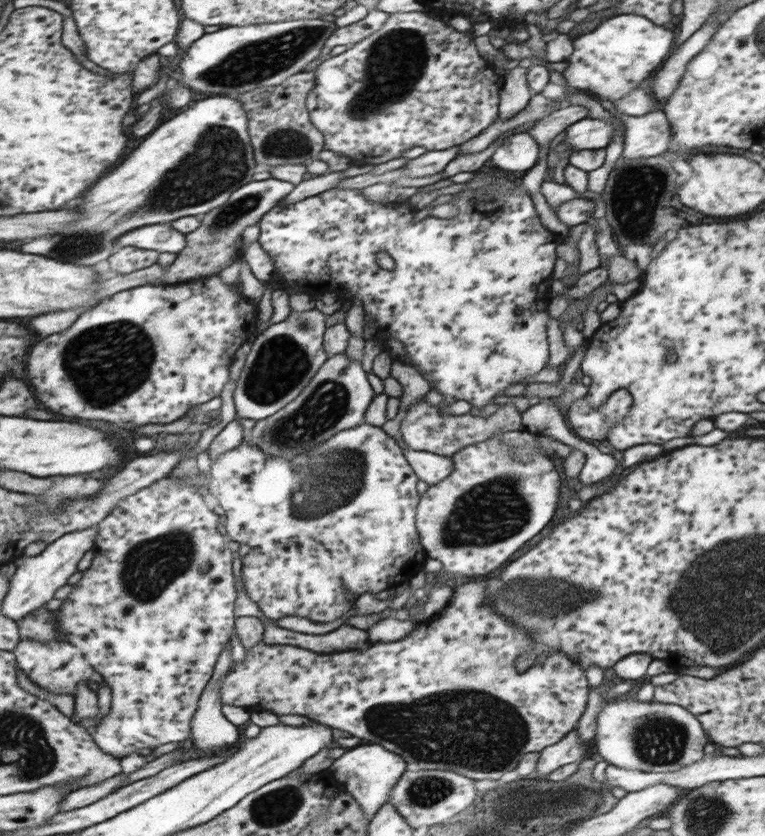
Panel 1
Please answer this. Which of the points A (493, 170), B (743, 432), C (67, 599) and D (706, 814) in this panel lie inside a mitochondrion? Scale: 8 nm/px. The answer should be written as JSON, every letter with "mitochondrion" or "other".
{"A":"other","B":"other","C":"other","D":"mitochondrion"}

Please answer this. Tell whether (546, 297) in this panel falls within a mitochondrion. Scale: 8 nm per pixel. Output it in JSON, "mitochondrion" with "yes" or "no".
{"mitochondrion":"no"}

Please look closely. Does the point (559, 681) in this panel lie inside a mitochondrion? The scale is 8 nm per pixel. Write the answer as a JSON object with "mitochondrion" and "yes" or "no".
{"mitochondrion":"no"}

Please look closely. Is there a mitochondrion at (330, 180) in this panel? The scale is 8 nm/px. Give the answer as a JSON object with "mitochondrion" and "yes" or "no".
{"mitochondrion":"no"}

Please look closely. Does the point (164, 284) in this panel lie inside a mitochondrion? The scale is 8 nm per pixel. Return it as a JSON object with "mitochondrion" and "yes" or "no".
{"mitochondrion":"no"}

